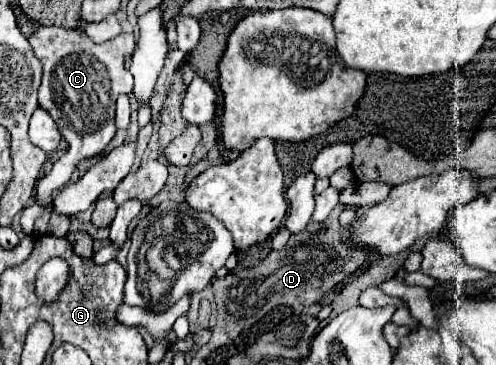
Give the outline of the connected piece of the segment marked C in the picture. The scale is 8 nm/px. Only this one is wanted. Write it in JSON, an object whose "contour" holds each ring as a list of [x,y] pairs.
{"contour":[[[40,27],[30,37],[30,47],[34,49],[34,55],[40,59],[44,69],[42,85],[38,91],[38,103],[52,115],[52,119],[60,129],[60,135],[70,145],[68,151],[54,163],[52,171],[44,177],[44,183],[38,183],[36,187],[36,199],[48,205],[48,213],[36,221],[34,233],[44,235],[48,217],[52,213],[54,193],[70,181],[72,171],[82,159],[98,157],[116,133],[114,127],[116,99],[122,93],[132,93],[134,77],[124,67],[124,59],[134,51],[134,35],[126,31],[110,41],[96,45],[80,29]]]}

